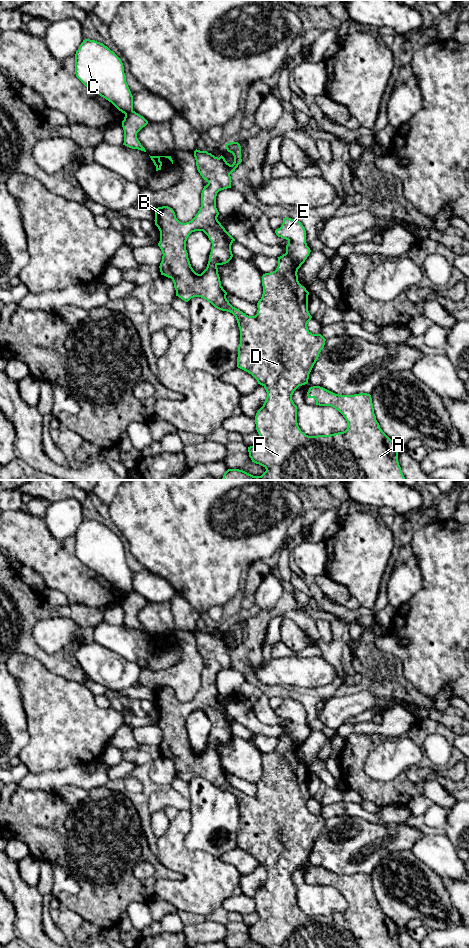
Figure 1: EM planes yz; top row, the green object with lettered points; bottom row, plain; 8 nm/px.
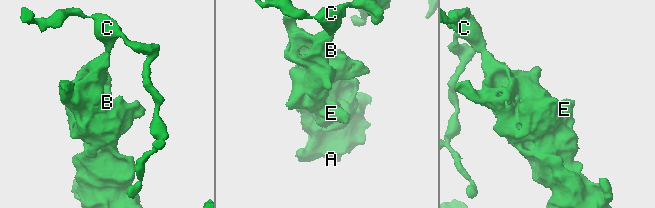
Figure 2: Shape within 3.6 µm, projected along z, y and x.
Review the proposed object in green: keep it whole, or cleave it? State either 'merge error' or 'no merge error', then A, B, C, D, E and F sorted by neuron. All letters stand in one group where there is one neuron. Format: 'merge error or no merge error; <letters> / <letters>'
merge error; A B D E F / C

